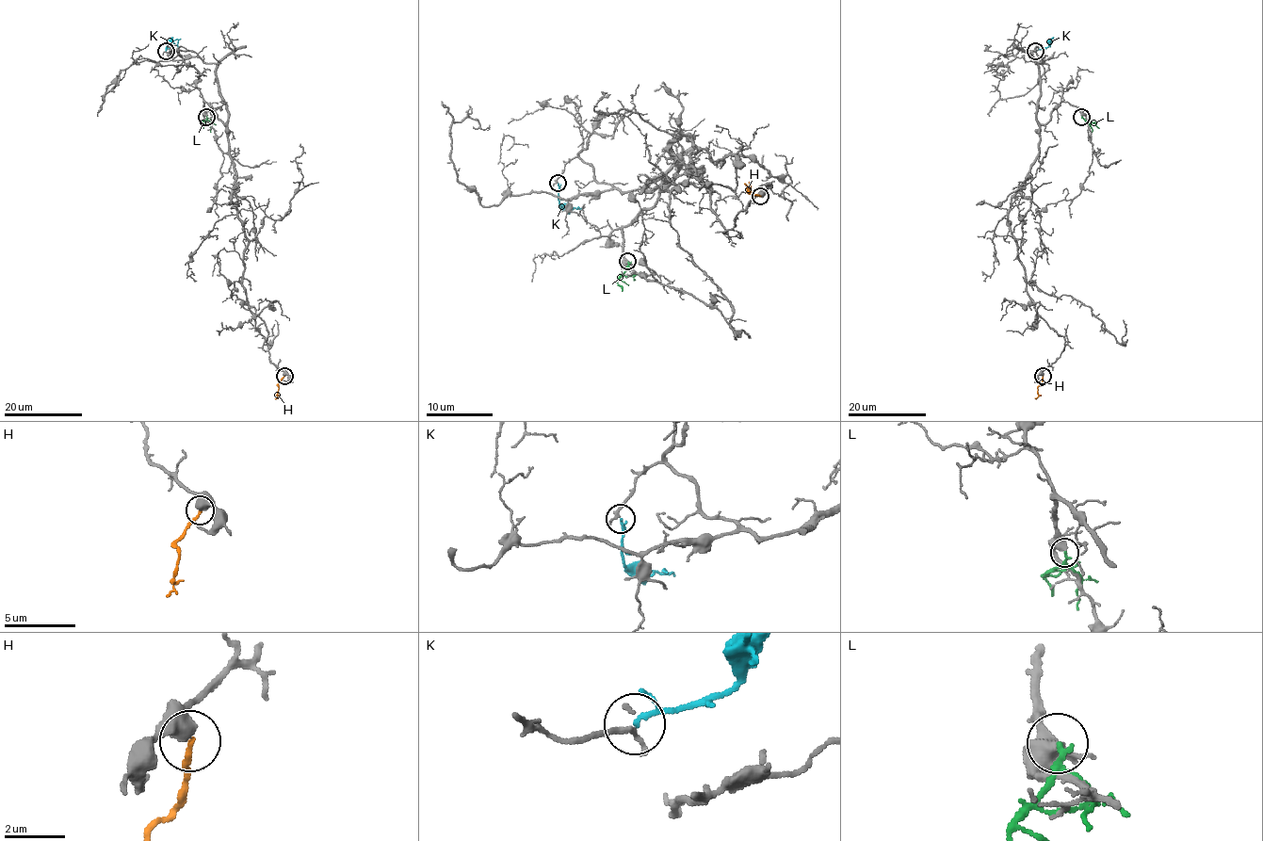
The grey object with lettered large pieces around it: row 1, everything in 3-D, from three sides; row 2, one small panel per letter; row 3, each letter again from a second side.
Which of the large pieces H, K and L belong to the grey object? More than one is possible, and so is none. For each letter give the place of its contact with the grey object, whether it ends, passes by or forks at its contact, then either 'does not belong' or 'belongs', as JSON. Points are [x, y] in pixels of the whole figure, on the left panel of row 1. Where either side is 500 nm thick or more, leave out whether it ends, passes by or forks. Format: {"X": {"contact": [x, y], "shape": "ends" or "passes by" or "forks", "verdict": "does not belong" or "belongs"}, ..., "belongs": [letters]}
{"H": {"contact": [284, 376], "shape": "ends", "verdict": "does not belong"}, "K": {"contact": [166, 51], "shape": "passes by", "verdict": "belongs"}, "L": {"contact": [206, 117], "shape": "ends", "verdict": "does not belong"}, "belongs": ["K"]}

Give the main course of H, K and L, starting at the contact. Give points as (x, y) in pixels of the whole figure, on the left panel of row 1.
H: (284, 375), (278, 385), (278, 398)
K: (165, 51), (167, 45), (177, 40), (178, 46)
L: (206, 117), (201, 122), (203, 128)

